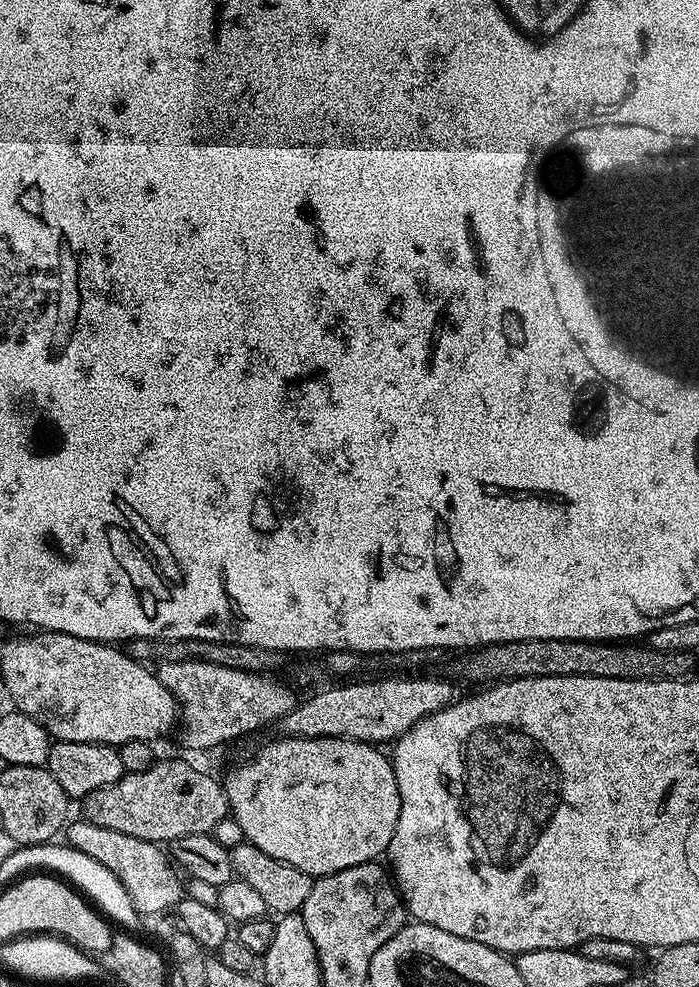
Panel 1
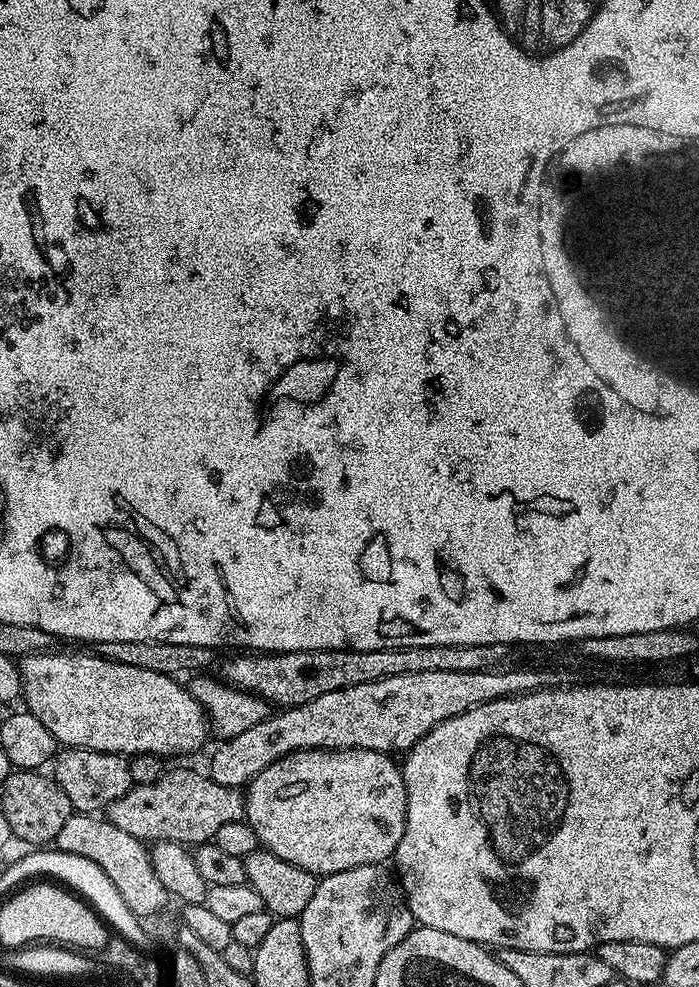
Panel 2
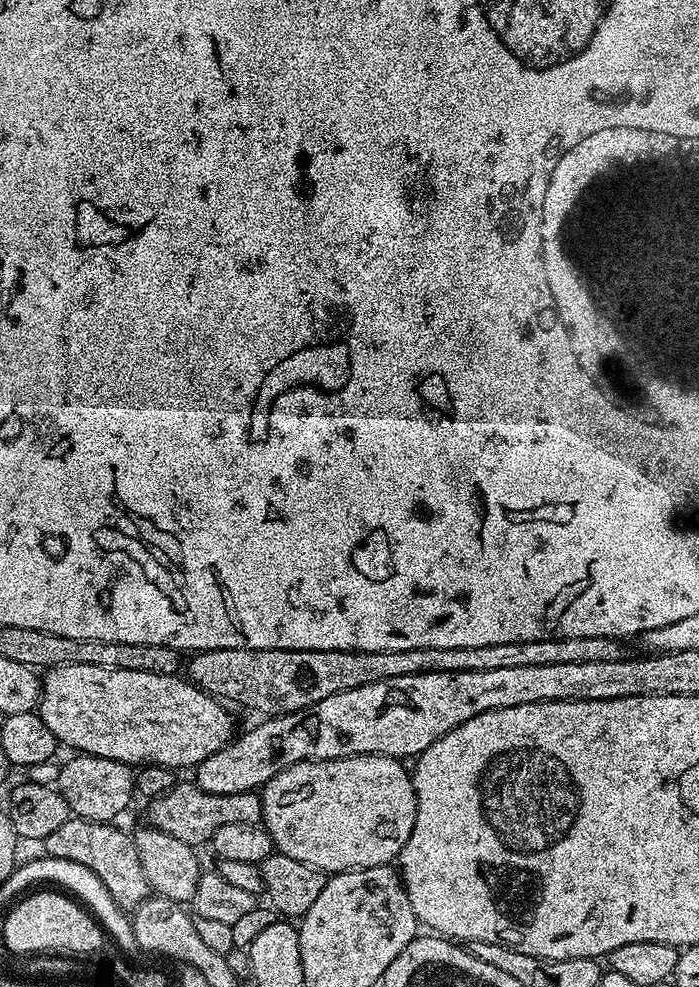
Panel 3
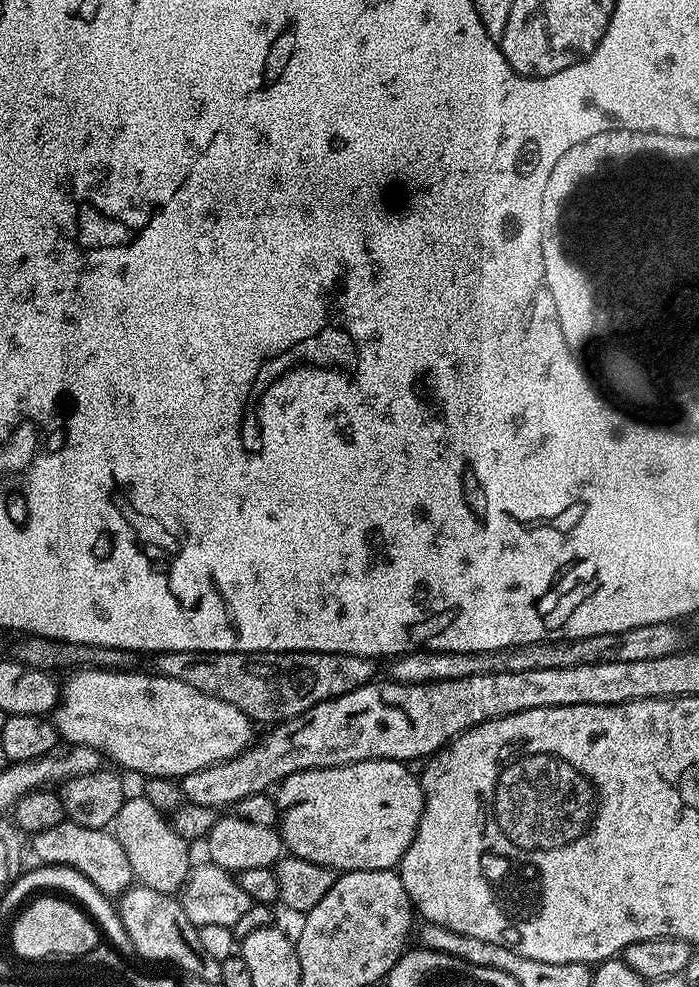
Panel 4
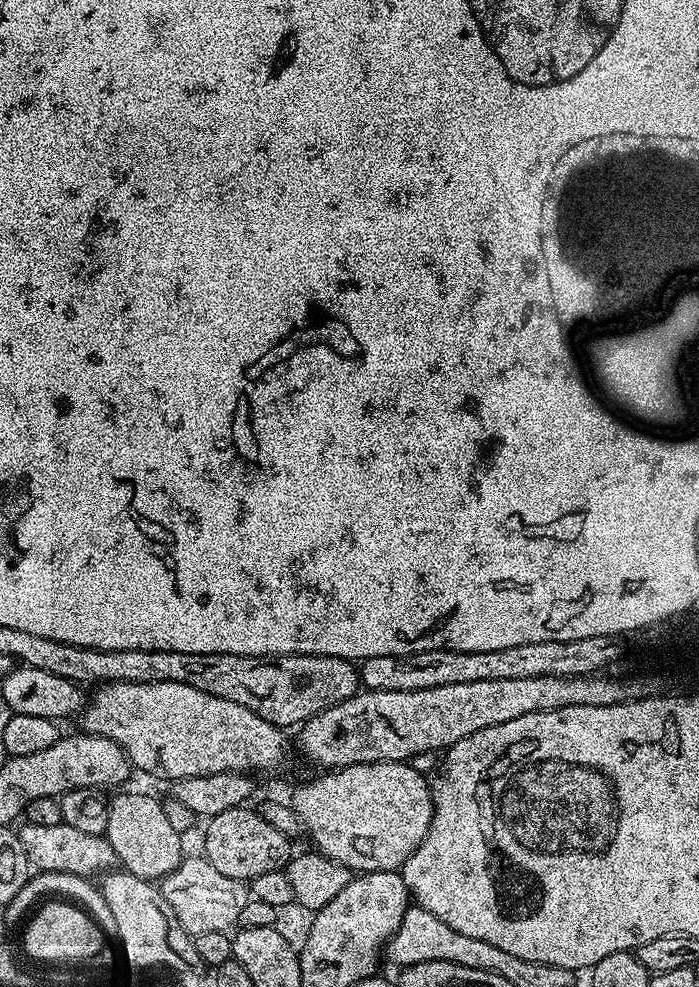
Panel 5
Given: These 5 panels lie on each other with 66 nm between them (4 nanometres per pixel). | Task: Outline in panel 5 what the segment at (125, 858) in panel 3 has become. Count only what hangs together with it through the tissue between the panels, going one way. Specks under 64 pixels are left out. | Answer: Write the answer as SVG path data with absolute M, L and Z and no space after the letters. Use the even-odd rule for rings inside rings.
M24 822L19 825L18 831L22 850L26 850L29 865L37 873L57 872L58 874L96 878L117 867L118 861L114 854L114 846L110 846L108 837L105 835L86 834L83 830L78 830L75 826L63 822L58 826L34 826Z

